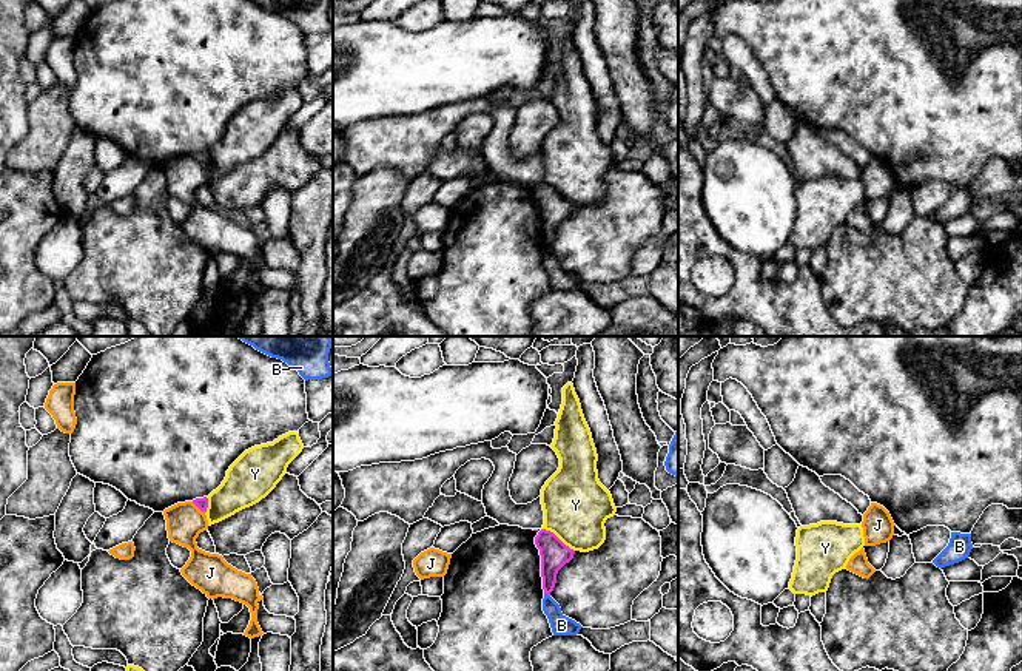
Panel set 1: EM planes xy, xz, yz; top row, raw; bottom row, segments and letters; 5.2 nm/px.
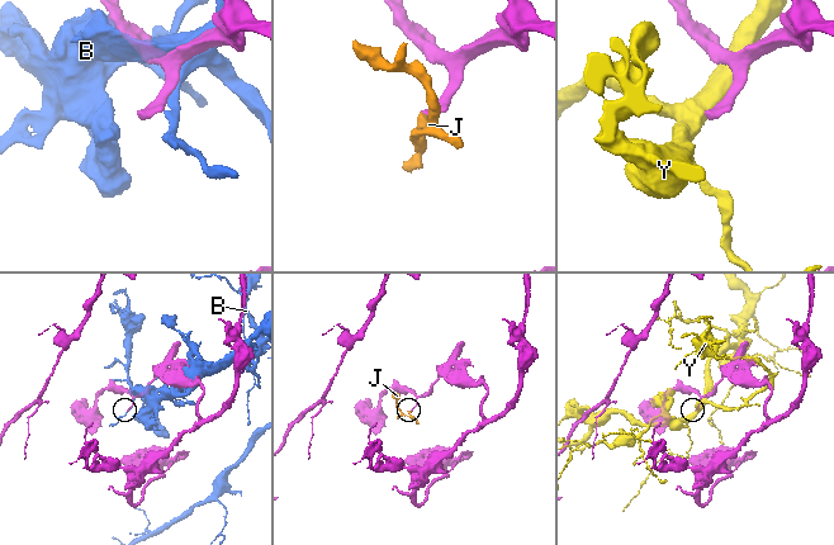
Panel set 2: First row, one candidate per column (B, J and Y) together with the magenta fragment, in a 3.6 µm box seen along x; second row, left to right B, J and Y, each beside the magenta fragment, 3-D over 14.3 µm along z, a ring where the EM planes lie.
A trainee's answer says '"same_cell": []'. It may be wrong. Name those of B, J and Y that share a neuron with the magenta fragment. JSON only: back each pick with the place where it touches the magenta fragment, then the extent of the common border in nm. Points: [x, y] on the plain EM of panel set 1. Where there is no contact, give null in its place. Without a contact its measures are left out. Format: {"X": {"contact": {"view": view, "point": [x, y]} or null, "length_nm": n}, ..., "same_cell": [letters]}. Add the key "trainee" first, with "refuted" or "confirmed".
{"trainee": "confirmed", "same_cell": []}

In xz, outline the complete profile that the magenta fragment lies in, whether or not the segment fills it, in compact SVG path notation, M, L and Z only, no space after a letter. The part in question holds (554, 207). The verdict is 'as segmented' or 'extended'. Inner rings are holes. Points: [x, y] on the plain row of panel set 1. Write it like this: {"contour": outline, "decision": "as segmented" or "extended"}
{"contour": "M541 184L535 191L541 210L541 231L544 248L550 250L558 225L573 213L575 205L566 201L553 187Z", "decision": "as segmented"}

